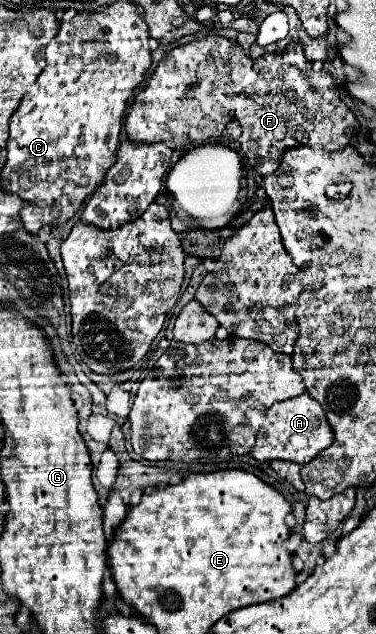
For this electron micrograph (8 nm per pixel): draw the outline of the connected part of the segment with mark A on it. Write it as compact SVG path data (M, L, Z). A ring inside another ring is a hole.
M300 394L296 398L276 402L268 412L266 420L258 432L256 446L252 448L252 458L260 462L272 462L272 460L290 460L296 464L310 462L320 450L328 448L334 442L334 432L320 408L320 404L310 398L310 394Z

